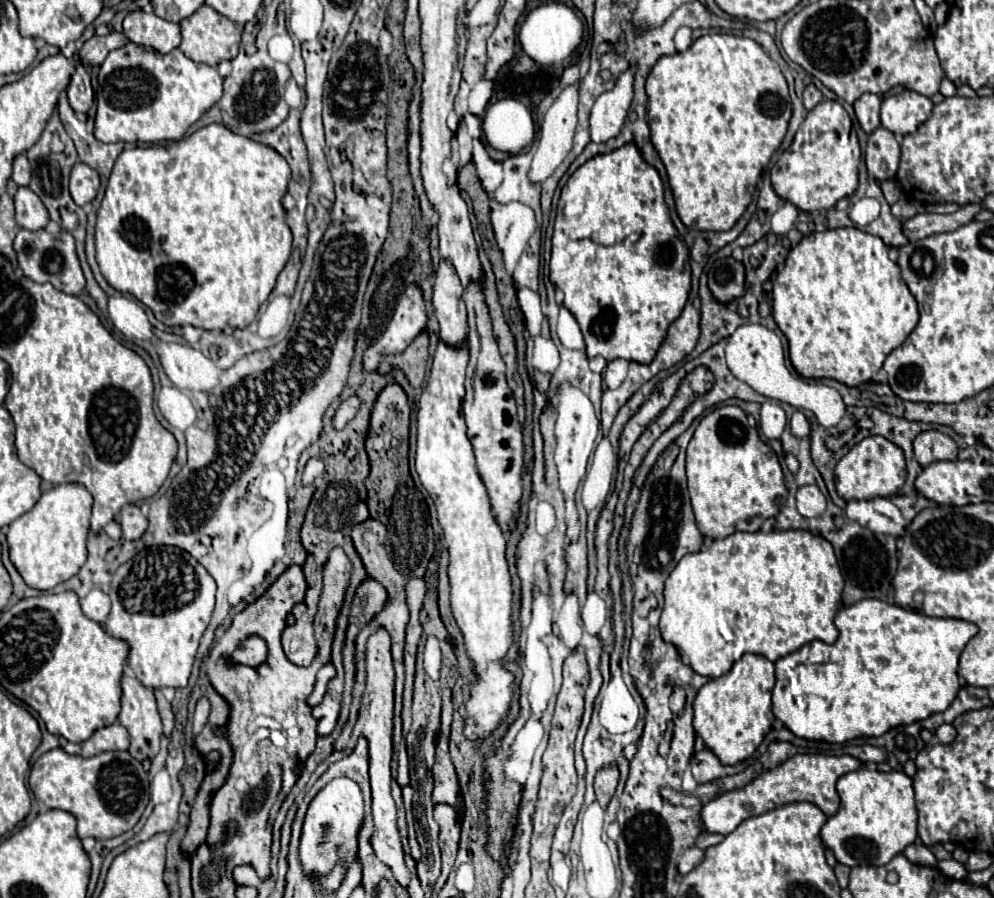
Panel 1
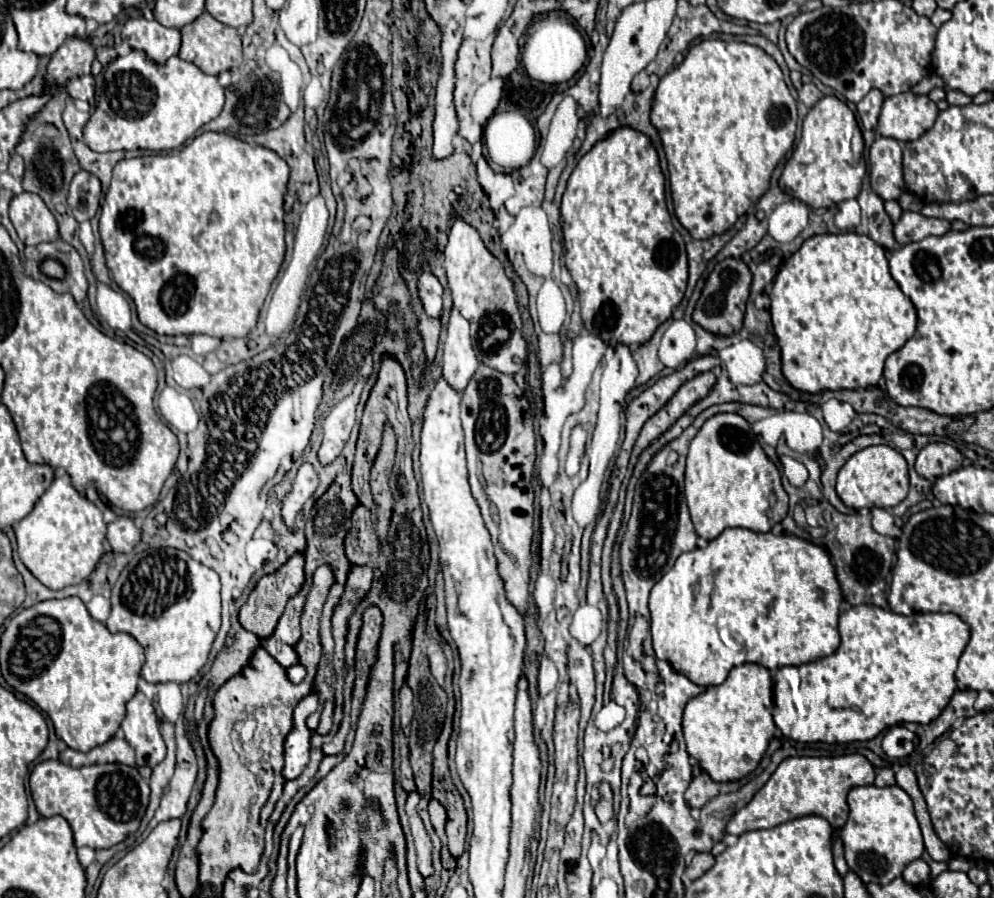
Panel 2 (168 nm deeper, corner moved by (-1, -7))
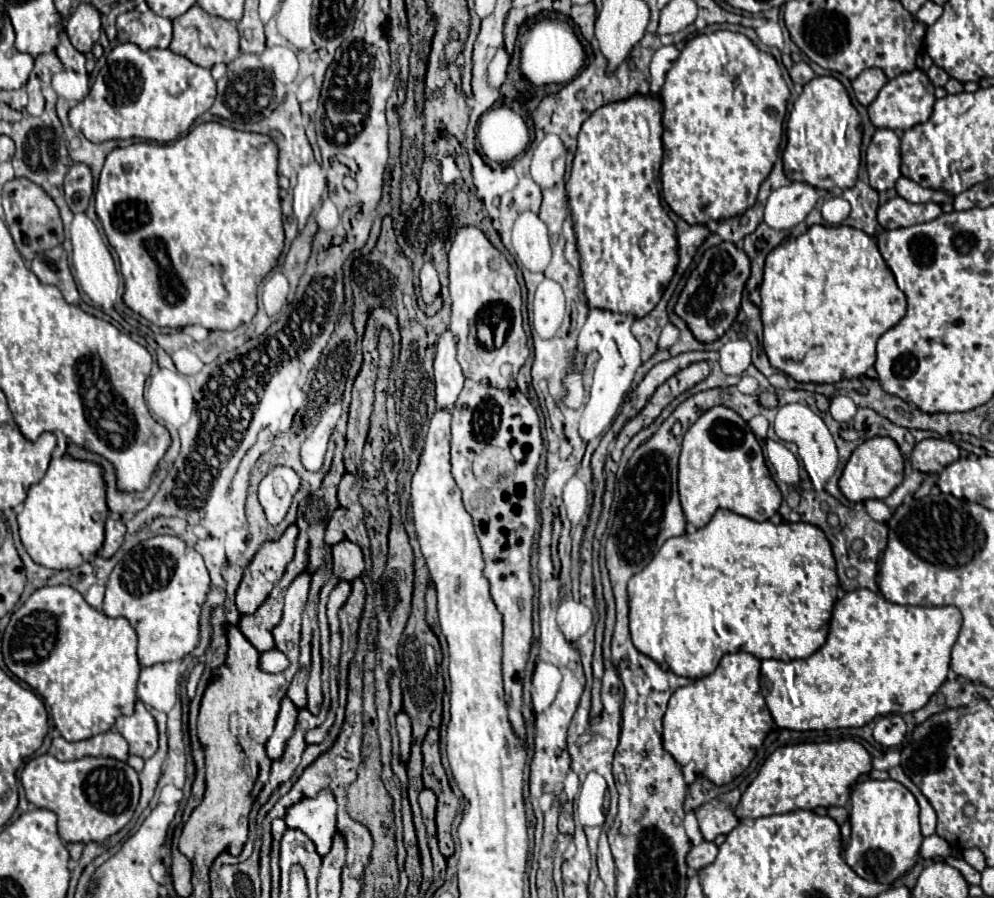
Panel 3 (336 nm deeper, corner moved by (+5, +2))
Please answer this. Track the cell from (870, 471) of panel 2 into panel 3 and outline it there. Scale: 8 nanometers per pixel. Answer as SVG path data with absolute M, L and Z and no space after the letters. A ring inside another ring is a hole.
M872 437L858 445L848 459L842 477L840 491L850 501L866 501L866 499L886 499L904 477L904 457L892 437Z

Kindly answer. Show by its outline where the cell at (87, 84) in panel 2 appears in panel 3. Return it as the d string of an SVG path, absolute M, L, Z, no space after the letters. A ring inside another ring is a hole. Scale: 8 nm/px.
M62 19L62 29L60 29L60 43L56 47L56 53L60 57L60 61L64 63L66 69L70 71L76 71L76 73L84 73L86 71L86 57L72 47L72 43L68 41L68 35L66 35L66 29L64 29L64 23L66 19Z

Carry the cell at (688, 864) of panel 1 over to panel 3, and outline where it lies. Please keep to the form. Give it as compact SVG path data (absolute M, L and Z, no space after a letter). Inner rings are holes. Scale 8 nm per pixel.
M702 841L700 845L694 845L690 849L690 853L686 855L686 863L688 867L692 869L702 869L706 865L710 865L718 855L718 847L716 843L710 843L710 841Z

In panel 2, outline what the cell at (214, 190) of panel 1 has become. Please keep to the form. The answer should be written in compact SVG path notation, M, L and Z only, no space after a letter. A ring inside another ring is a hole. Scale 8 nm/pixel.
M204 132L204 136L196 136L192 142L188 142L180 150L120 160L114 166L112 184L106 192L102 214L100 214L100 238L102 238L102 246L104 246L106 266L112 274L112 280L134 300L138 318L144 326L148 326L150 330L154 330L158 334L168 334L168 336L206 334L206 336L216 336L216 338L242 338L256 326L258 312L284 262L286 244L284 244L284 208L282 208L282 204L284 204L288 174L290 174L288 164L276 152L262 148L262 146L250 146L234 136L220 134L220 132Z

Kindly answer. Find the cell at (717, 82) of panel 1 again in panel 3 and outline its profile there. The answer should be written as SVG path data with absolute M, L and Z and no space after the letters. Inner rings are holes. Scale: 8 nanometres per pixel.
M716 31L710 35L696 35L684 45L680 57L666 73L666 81L660 91L664 103L664 159L660 165L660 183L664 201L676 215L690 225L698 225L742 215L756 203L758 189L770 175L778 155L788 95L790 91L776 59L758 51L742 33Z

